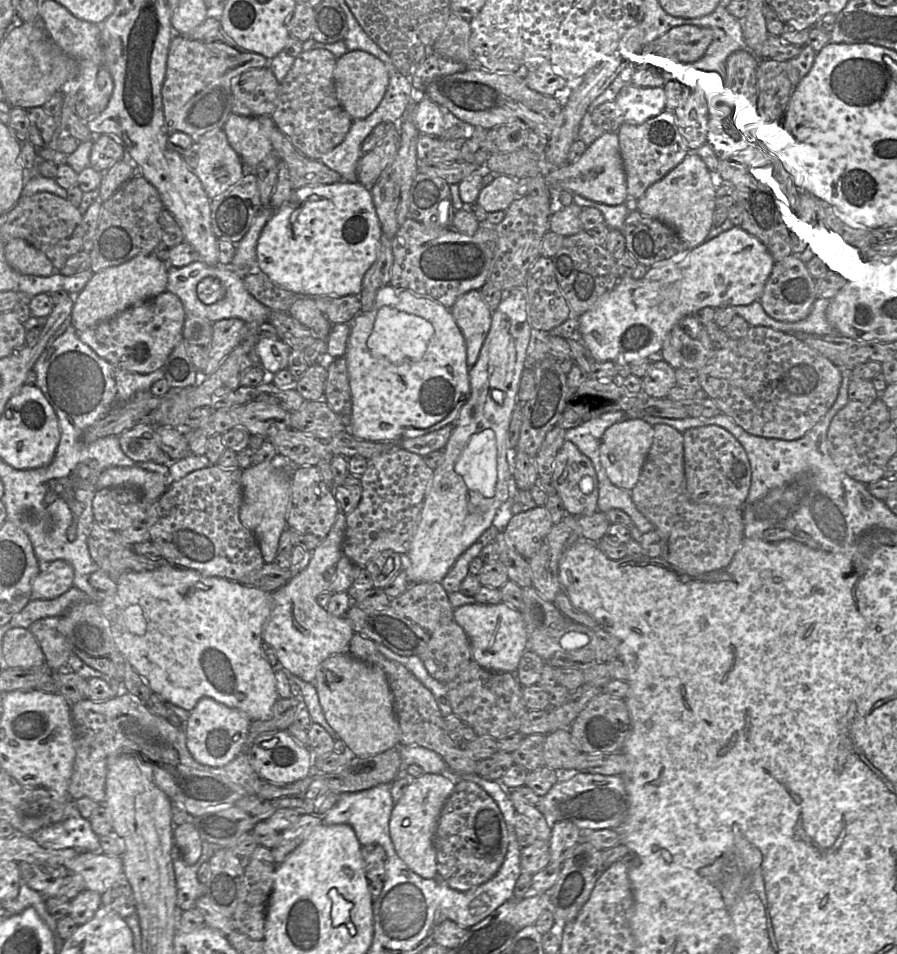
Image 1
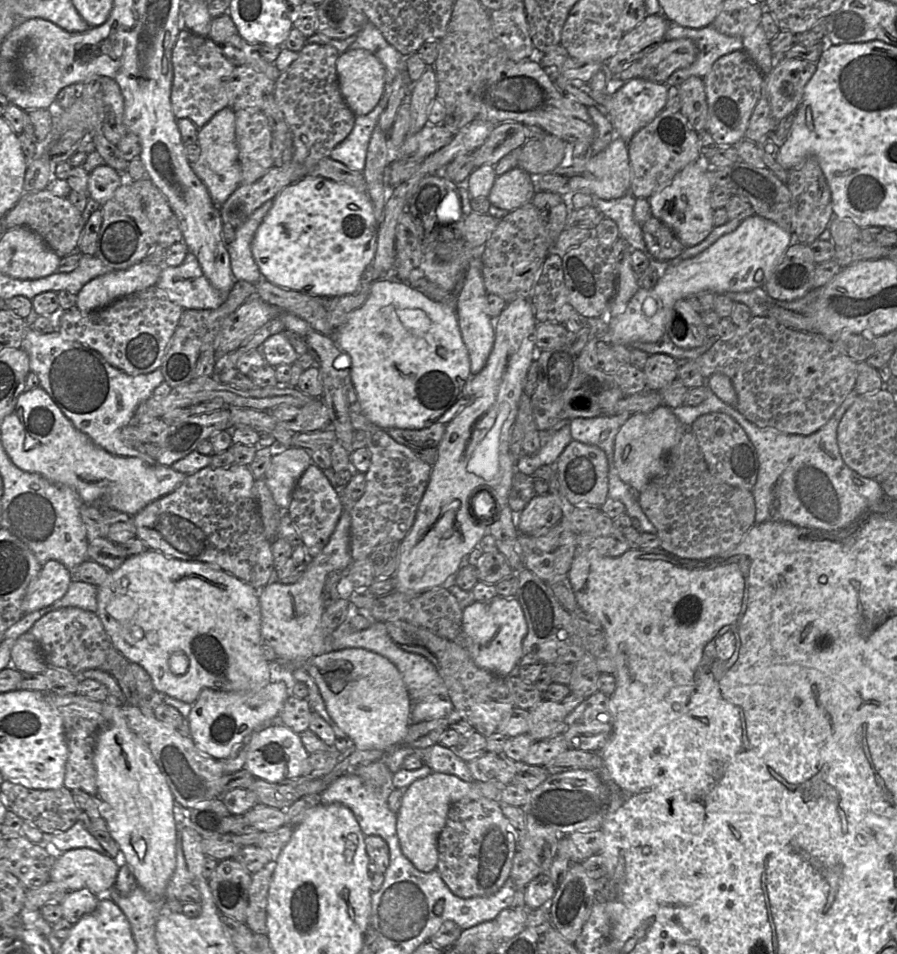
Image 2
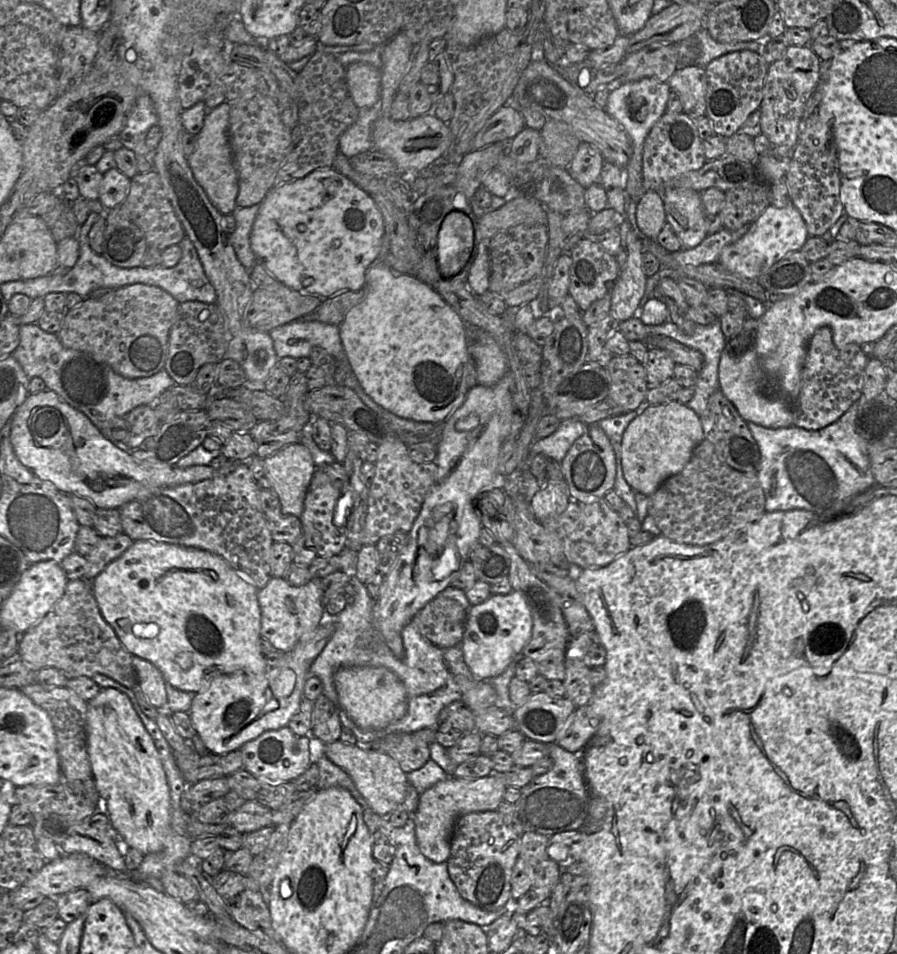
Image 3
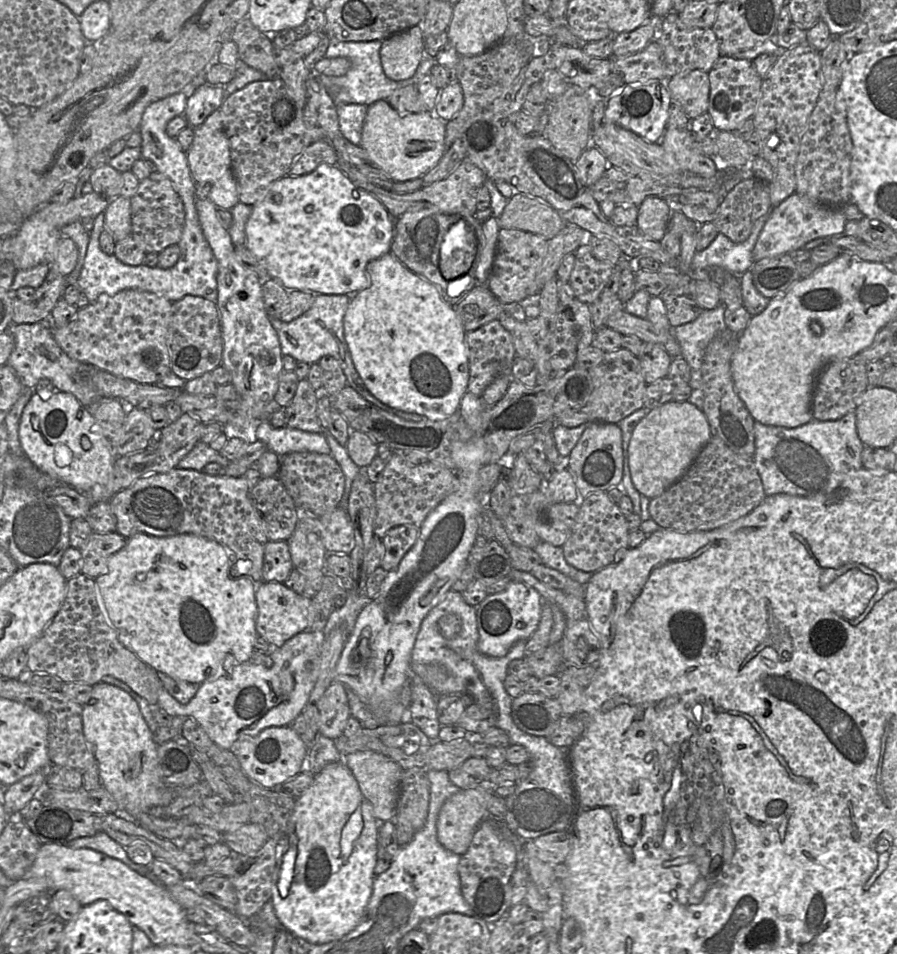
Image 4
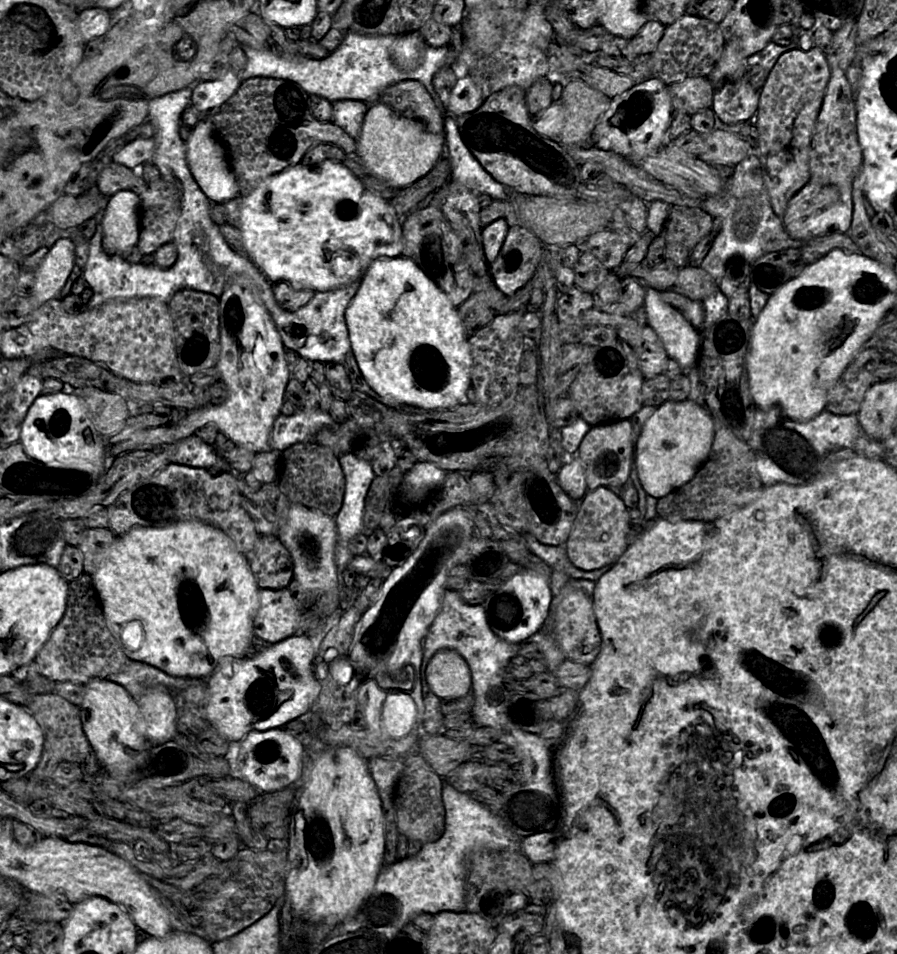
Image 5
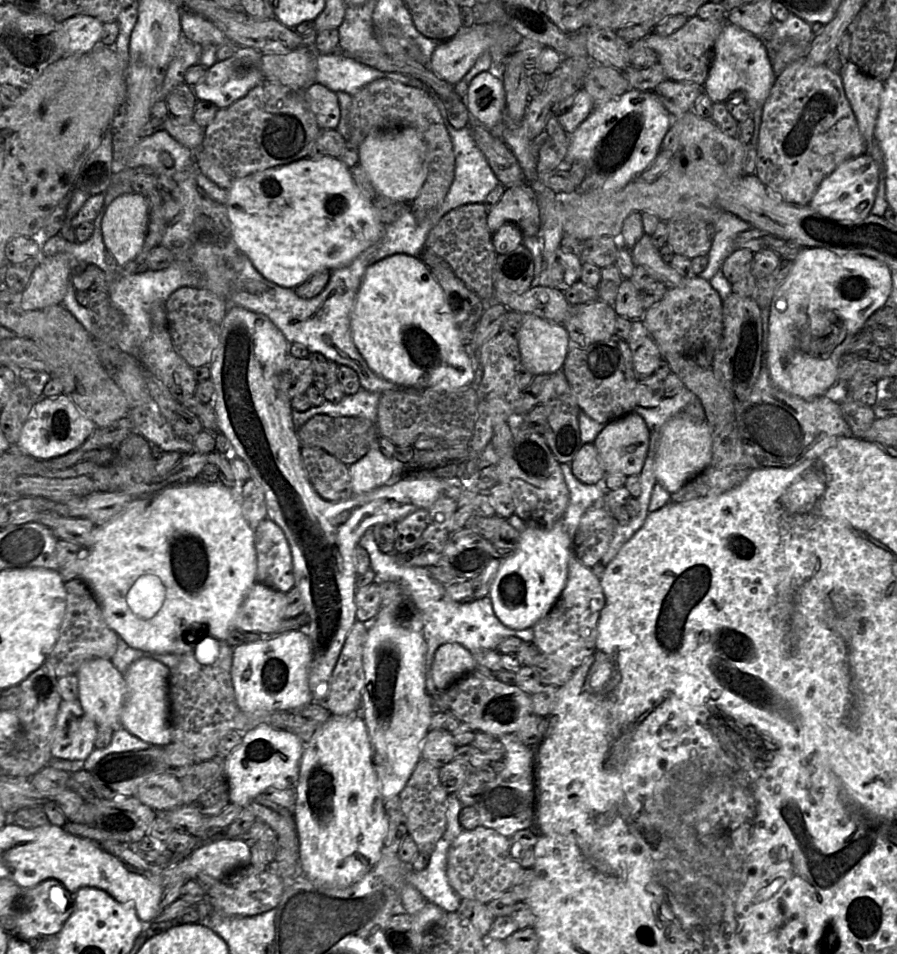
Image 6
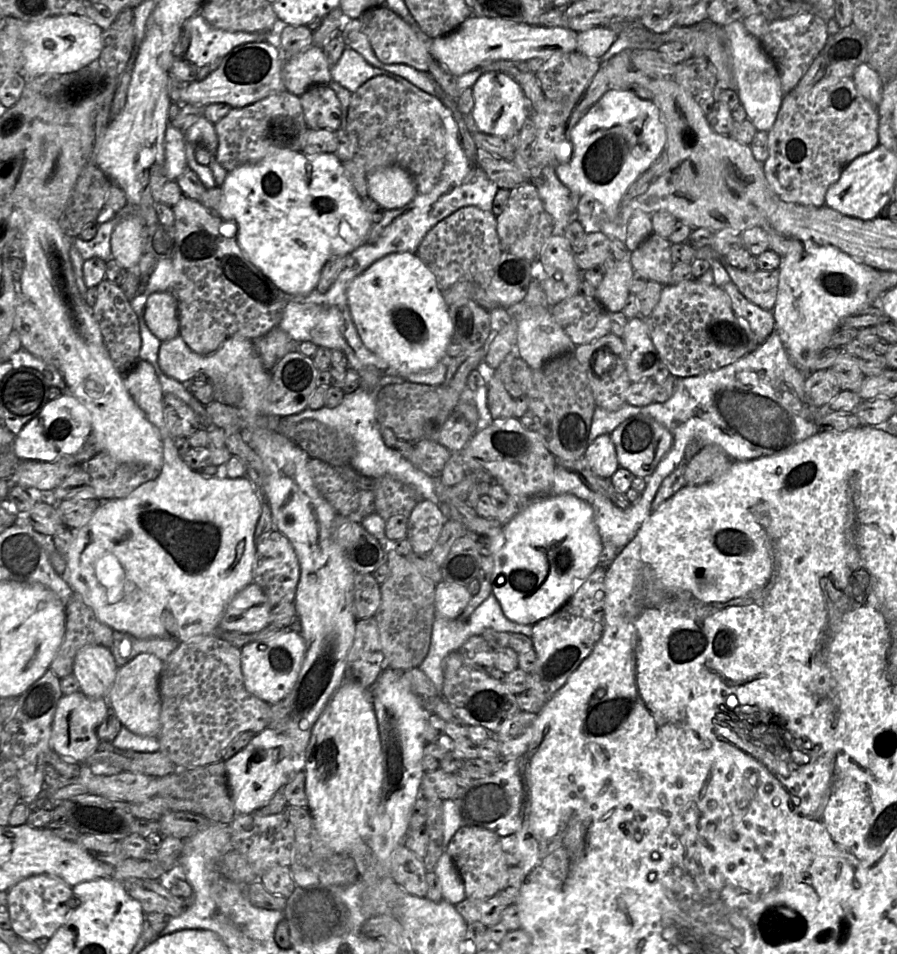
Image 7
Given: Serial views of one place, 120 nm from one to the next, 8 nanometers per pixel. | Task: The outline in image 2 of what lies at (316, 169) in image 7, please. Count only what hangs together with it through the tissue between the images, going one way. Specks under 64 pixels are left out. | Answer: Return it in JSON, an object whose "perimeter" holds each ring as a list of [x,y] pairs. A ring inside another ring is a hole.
{"perimeter":[[[307,175],[280,191],[258,227],[251,250],[262,278],[303,294],[333,298],[354,294],[376,252],[378,222],[366,192]]]}

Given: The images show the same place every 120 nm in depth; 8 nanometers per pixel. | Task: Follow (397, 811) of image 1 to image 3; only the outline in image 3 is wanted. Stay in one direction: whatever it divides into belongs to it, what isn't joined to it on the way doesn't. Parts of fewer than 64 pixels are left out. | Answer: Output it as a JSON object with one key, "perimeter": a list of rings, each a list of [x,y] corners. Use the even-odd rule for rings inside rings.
{"perimeter":[[[495,774],[479,779],[448,777],[419,796],[416,811],[411,815],[420,852],[434,863],[446,862],[450,856],[451,838],[456,820],[472,812],[494,811],[504,800],[504,782]]]}

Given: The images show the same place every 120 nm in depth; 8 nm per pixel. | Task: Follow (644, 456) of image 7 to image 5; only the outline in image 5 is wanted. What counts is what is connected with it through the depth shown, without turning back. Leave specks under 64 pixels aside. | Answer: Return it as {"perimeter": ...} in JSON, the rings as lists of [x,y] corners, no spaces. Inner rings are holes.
{"perimeter":[[[630,419],[591,426],[574,454],[583,463],[587,491],[609,485],[623,485],[629,478],[632,457],[636,451]]]}

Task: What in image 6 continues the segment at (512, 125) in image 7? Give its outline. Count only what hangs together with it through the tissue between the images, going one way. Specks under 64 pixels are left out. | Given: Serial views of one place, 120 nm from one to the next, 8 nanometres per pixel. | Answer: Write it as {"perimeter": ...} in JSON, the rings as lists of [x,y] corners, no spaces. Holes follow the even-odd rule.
{"perimeter":[[[489,70],[476,75],[468,85],[465,104],[472,118],[488,130],[502,125],[506,93],[501,77]]]}

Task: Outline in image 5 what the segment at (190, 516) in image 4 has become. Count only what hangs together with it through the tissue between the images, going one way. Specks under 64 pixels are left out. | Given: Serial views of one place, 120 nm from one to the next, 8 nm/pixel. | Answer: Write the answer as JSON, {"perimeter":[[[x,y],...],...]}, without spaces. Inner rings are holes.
{"perimeter":[[[169,463],[151,477],[123,491],[107,506],[109,529],[122,536],[135,526],[163,527],[179,521],[196,520],[222,530],[246,557],[259,537],[254,521],[241,504],[237,477],[223,472],[213,477],[203,468]]]}

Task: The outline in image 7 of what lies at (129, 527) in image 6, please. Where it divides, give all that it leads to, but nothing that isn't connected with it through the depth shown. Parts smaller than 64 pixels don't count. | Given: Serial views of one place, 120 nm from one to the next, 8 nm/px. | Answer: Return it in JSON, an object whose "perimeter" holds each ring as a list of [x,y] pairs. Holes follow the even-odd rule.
{"perimeter":[[[165,434],[163,446],[164,460],[159,476],[140,485],[129,496],[121,499],[101,501],[97,510],[79,529],[74,529],[74,540],[66,554],[67,583],[79,594],[83,601],[94,611],[96,617],[114,631],[126,632],[139,639],[152,637],[173,637],[179,642],[187,641],[197,635],[219,636],[222,615],[230,600],[244,587],[254,581],[256,566],[255,529],[262,511],[262,497],[248,476],[240,478],[205,477],[191,469],[179,456],[171,435]]]}

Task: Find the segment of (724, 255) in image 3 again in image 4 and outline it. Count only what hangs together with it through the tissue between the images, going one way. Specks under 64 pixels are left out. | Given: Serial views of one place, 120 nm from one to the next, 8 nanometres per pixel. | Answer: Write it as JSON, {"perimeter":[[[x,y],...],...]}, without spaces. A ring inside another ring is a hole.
{"perimeter":[[[794,192],[778,206],[772,208],[753,249],[754,263],[803,249],[806,243],[816,238],[840,236],[844,234],[846,222],[843,209],[817,205]]]}

